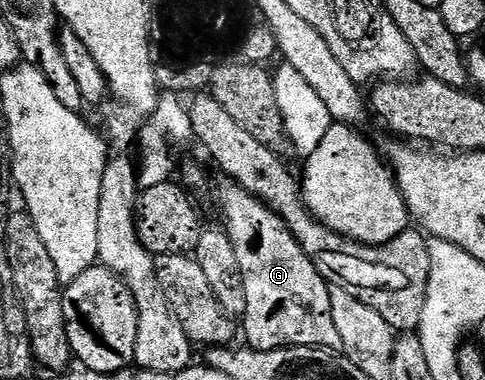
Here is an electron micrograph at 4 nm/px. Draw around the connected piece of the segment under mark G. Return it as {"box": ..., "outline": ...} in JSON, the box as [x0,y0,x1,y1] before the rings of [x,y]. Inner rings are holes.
{"box":[216,178,339,352],"outline":[[[231,178],[222,180],[216,196],[224,215],[222,228],[228,233],[234,254],[238,254],[246,286],[242,336],[248,339],[247,347],[259,352],[294,346],[339,349],[338,326],[334,326],[330,314],[330,285],[318,274],[306,250],[298,246],[294,234],[290,234],[290,226],[241,184]]]}

